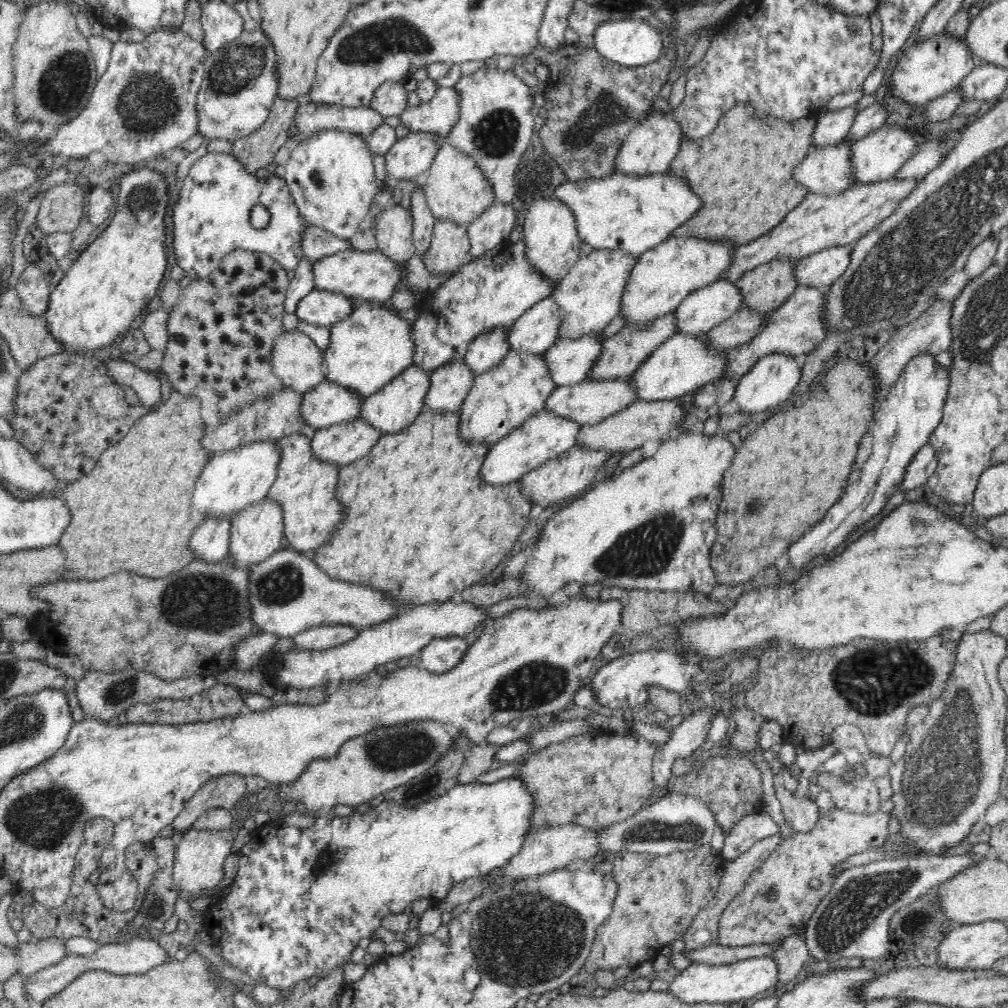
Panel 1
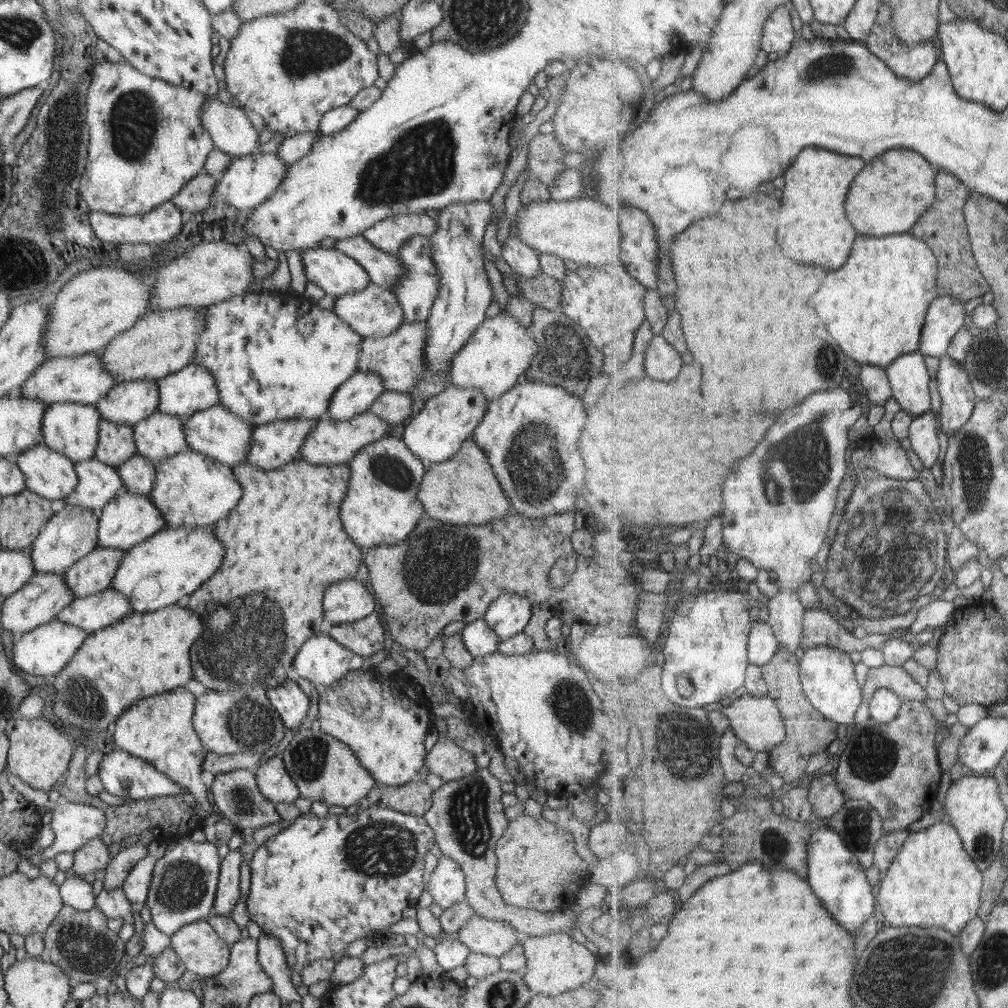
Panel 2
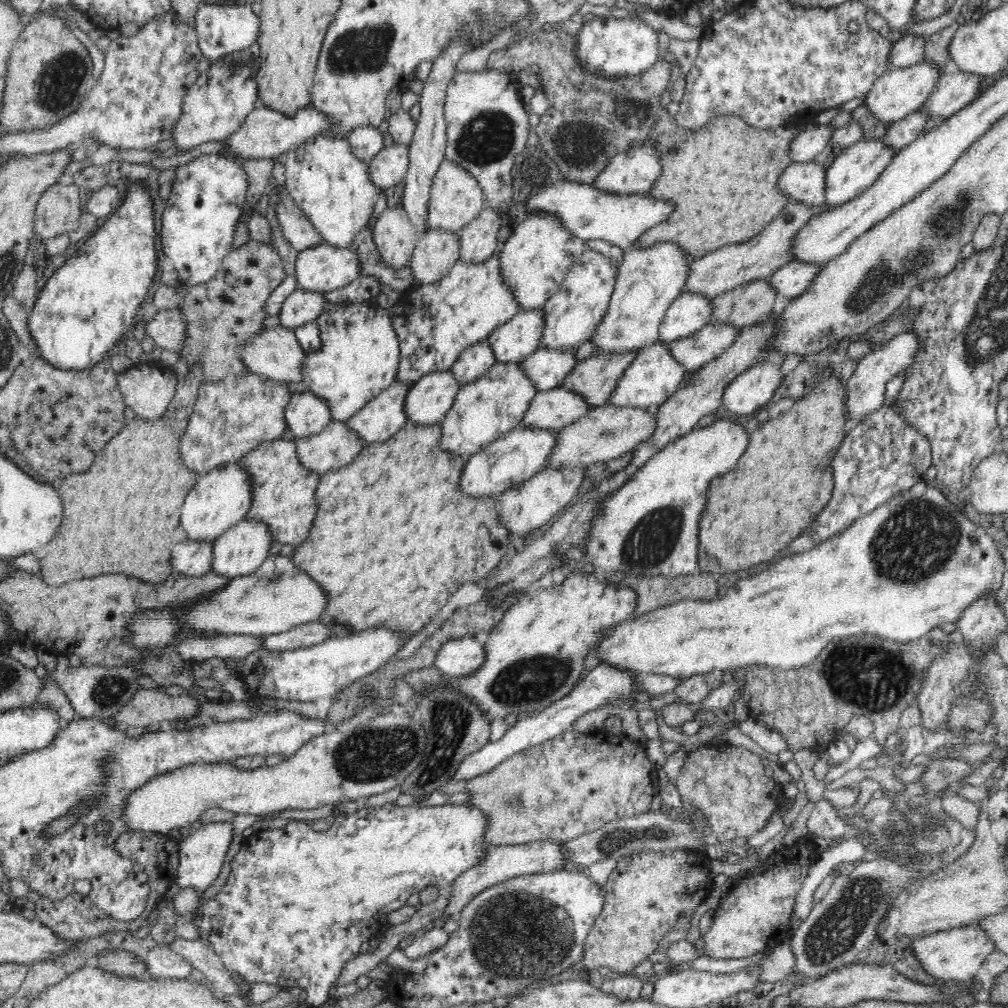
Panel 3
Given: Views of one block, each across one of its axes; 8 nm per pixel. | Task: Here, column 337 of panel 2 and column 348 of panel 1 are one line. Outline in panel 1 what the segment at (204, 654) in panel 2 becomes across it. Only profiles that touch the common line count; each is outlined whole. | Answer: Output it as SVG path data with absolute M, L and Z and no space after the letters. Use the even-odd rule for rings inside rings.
M425 408L404 430L392 434L382 434L378 442L360 460L355 460L349 465L339 466L337 487L335 488L336 500L343 504L343 518L339 526L335 528L334 534L330 536L327 543L320 545L314 550L315 564L332 577L332 579L342 580L351 584L372 587L386 597L394 601L398 609L404 606L416 607L429 603L444 603L458 598L462 590L468 589L475 584L482 583L484 579L490 577L490 572L496 567L501 567L508 552L516 545L516 540L521 535L522 528L528 522L528 514L533 507L531 500L521 492L519 481L502 485L491 485L484 480L480 480L480 469L489 446L486 444L472 444L467 440L462 440L459 435L460 415L459 412L440 412Z

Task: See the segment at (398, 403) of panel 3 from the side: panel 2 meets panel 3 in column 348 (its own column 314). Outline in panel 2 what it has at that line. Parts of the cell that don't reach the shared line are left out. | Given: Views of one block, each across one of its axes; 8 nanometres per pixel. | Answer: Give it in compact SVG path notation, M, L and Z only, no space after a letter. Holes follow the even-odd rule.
M286 419L262 423L253 429L251 447L246 463L268 470L275 469L300 456L300 449L308 433L317 425L316 419Z

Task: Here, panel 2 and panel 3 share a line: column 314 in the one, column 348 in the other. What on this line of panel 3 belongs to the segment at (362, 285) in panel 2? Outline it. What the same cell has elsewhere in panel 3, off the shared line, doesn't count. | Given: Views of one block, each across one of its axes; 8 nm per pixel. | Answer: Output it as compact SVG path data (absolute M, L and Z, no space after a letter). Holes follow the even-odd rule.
M324 242L299 251L295 275L298 288L326 293L356 280L360 276L360 260L349 247L335 247Z

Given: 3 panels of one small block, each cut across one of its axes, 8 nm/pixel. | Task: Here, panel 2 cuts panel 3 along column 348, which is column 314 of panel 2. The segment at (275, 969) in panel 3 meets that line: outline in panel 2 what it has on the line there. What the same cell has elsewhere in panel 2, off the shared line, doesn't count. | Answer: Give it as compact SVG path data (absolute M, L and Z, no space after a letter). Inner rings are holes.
M372 808L357 811L352 815L333 815L332 813L324 817L318 817L314 813L301 813L298 818L287 823L283 829L271 837L264 845L255 848L255 853L250 863L251 866L251 885L250 894L248 895L247 908L250 920L256 922L262 932L269 935L277 936L279 943L284 948L284 954L287 958L287 963L294 968L295 972L302 974L305 966L313 960L318 959L334 959L338 962L344 948L361 938L368 939L366 935L372 931L384 930L392 924L402 919L402 910L412 907L417 904L418 897L426 891L424 887L424 858L426 853L435 844L434 831L428 826L423 814L416 812L404 813L395 808Z

